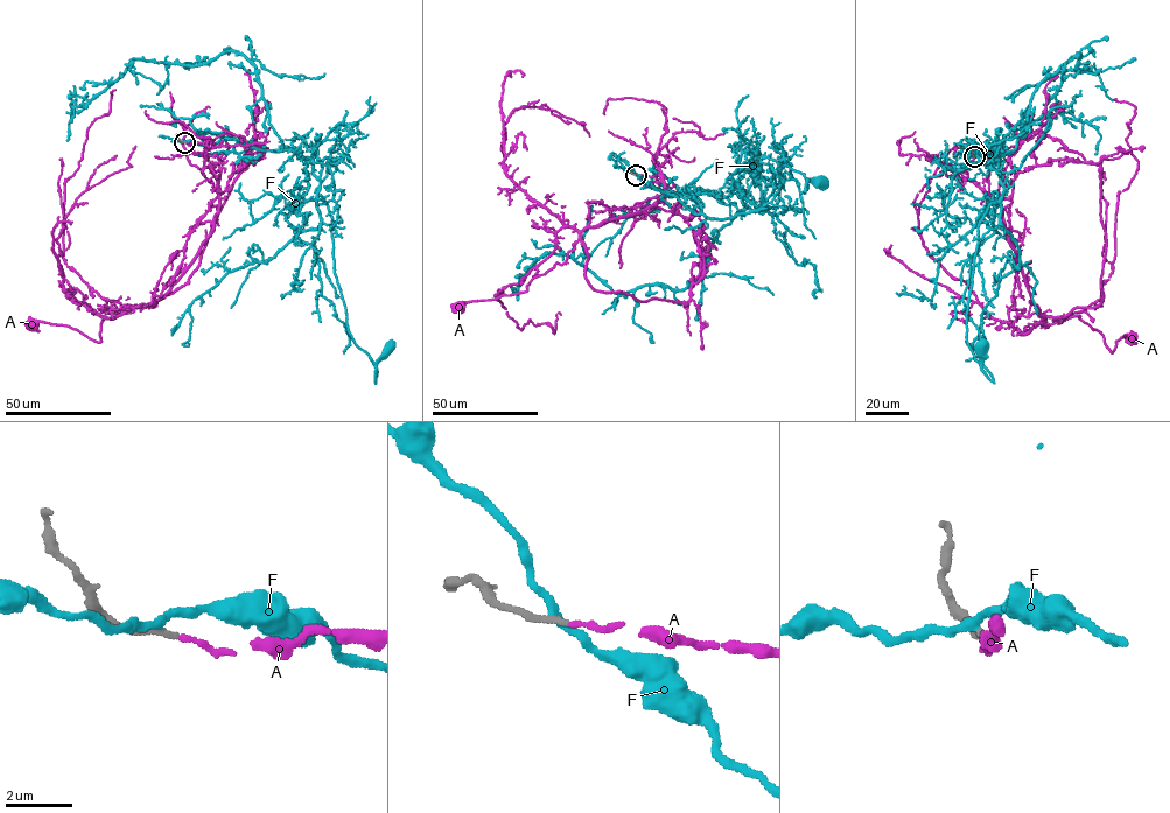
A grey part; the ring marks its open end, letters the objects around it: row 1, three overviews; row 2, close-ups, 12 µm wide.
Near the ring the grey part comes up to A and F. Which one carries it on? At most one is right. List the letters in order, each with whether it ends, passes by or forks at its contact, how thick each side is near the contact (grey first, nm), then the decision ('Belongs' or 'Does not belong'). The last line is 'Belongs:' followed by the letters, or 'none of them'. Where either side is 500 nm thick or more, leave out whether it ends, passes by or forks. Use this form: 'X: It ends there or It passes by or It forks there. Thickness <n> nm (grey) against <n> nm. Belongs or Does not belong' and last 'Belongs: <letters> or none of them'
A: It ends there. Thickness 220 nm (grey) against 150 nm. Belongs
F: It passes by. Thickness 260 nm (grey) against 240 nm. Does not belong
Belongs: A

